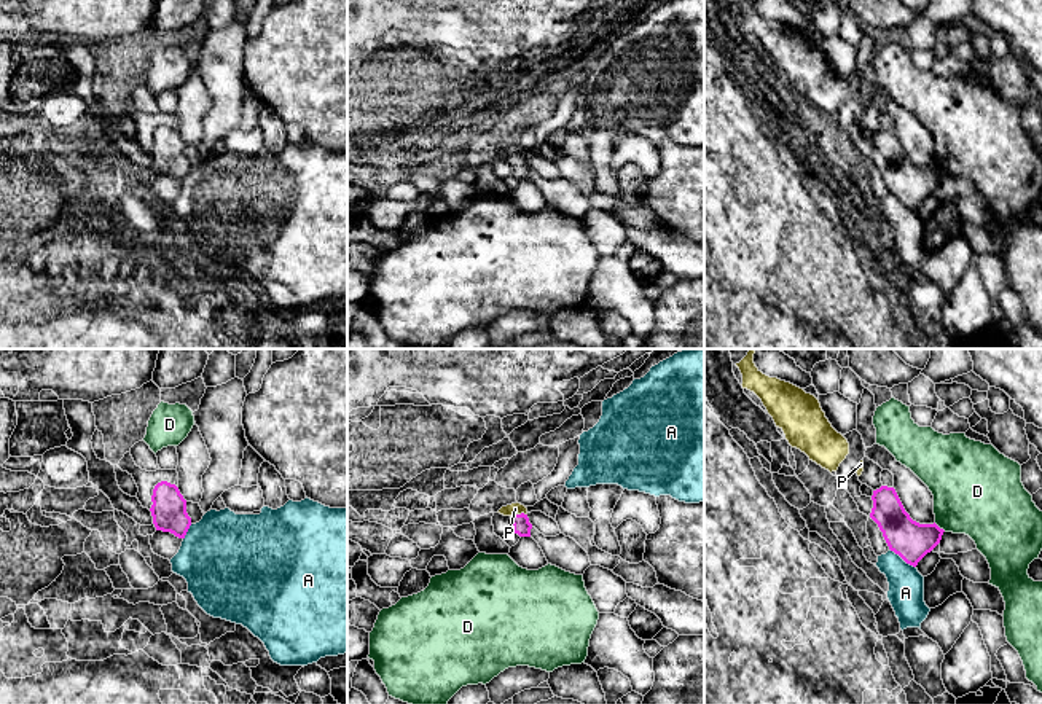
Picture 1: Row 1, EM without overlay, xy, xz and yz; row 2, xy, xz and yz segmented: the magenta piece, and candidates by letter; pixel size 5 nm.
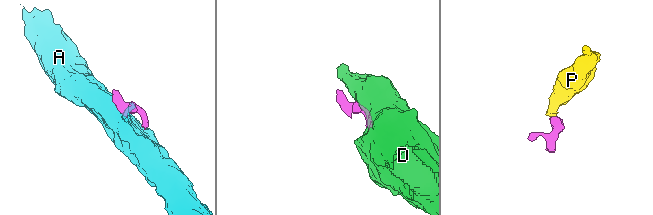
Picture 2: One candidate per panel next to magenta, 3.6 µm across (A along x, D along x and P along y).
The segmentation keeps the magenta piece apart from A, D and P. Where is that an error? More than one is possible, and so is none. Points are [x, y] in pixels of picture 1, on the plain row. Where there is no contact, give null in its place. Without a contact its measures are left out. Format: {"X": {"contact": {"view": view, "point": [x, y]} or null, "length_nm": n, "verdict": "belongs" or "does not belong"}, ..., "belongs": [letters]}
{"A": {"contact": {"view": "yz", "point": [902, 201]}, "length_nm": 170, "verdict": "does not belong"}, "D": {"contact": {"view": "yz", "point": [939, 171]}, "length_nm": 80, "verdict": "does not belong"}, "P": {"contact": {"view": "xz", "point": [518, 158]}, "length_nm": 80, "verdict": "belongs"}, "belongs": ["P"]}

